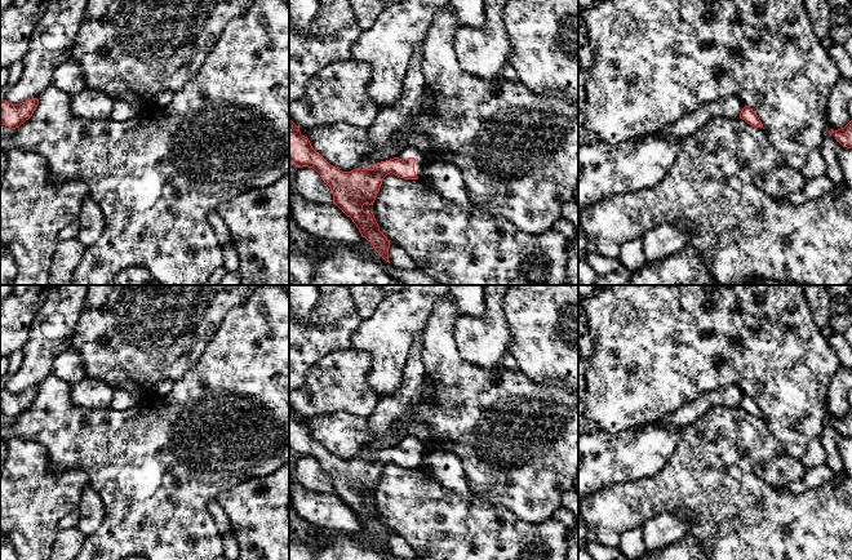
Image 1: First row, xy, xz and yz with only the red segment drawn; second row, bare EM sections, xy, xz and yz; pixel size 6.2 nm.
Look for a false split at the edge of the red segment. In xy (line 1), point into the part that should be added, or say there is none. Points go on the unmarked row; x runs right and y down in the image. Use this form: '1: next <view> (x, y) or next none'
1: next none

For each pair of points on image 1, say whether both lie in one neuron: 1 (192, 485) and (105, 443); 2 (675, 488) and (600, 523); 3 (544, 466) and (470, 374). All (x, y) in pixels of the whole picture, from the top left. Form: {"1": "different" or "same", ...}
{"1": "same", "2": "same", "3": "same"}

